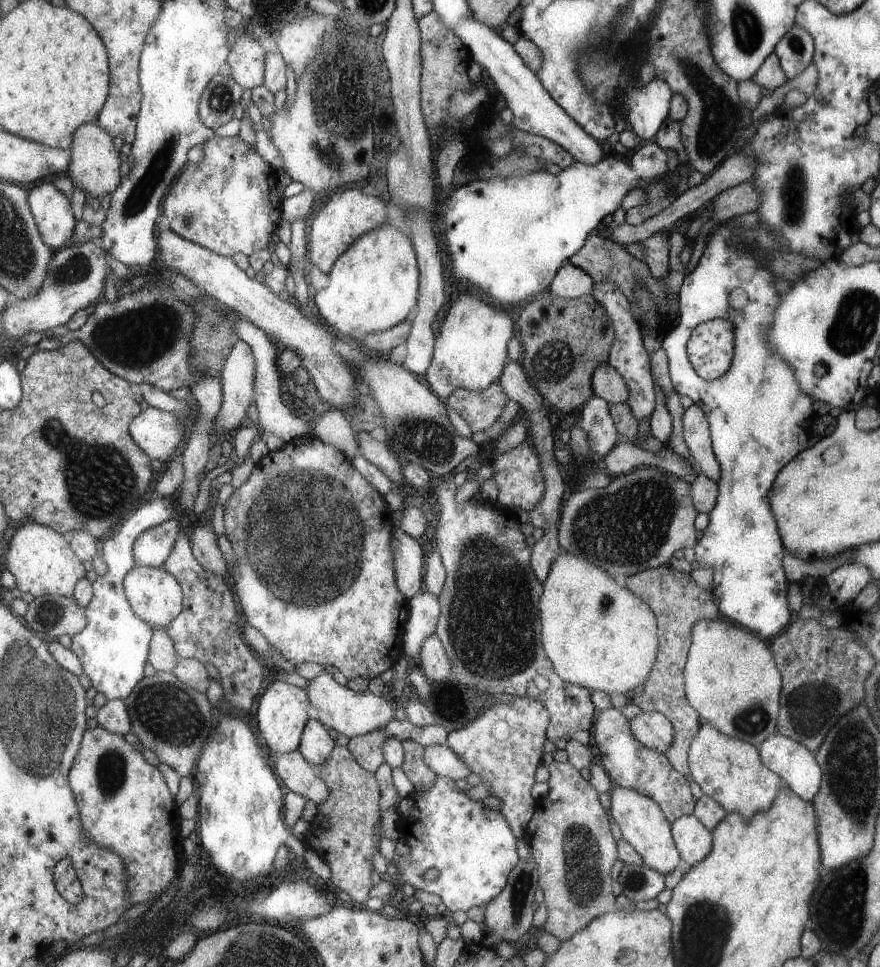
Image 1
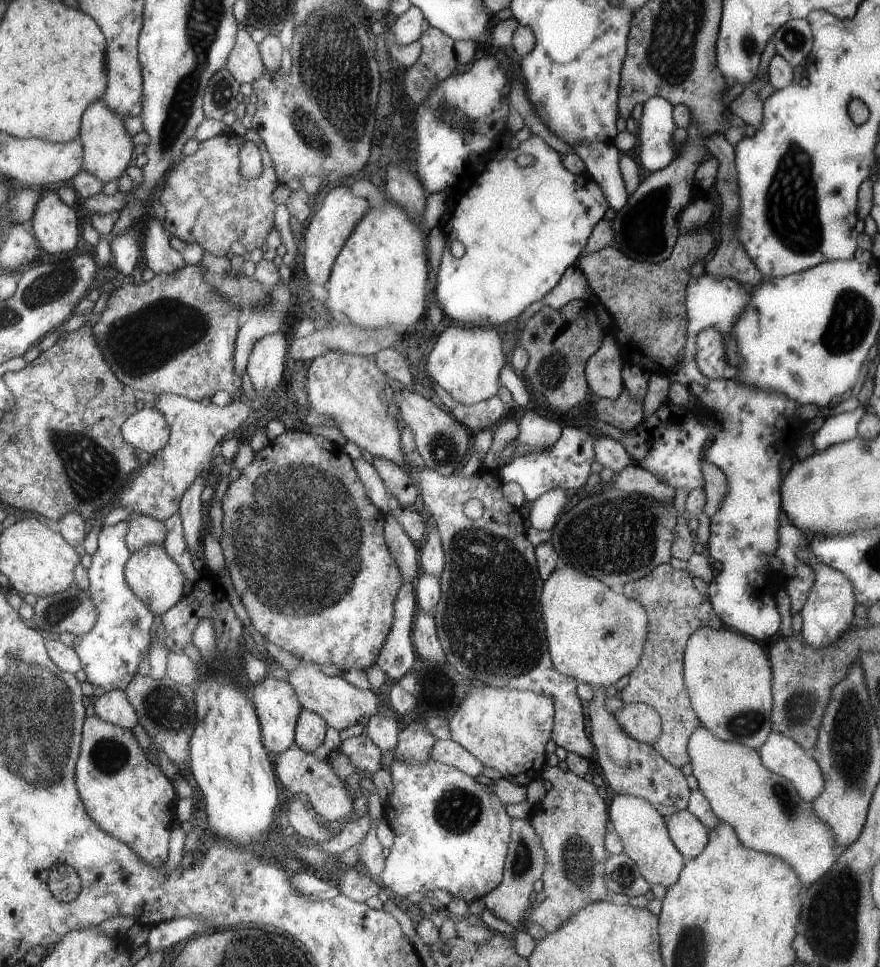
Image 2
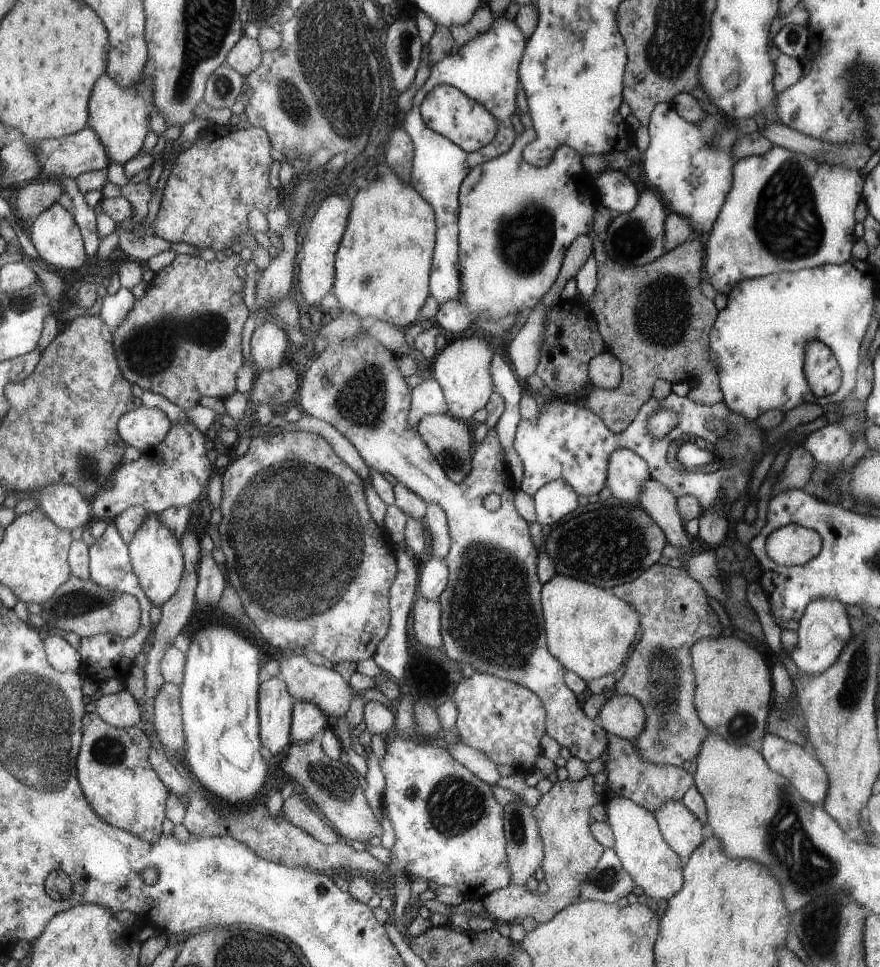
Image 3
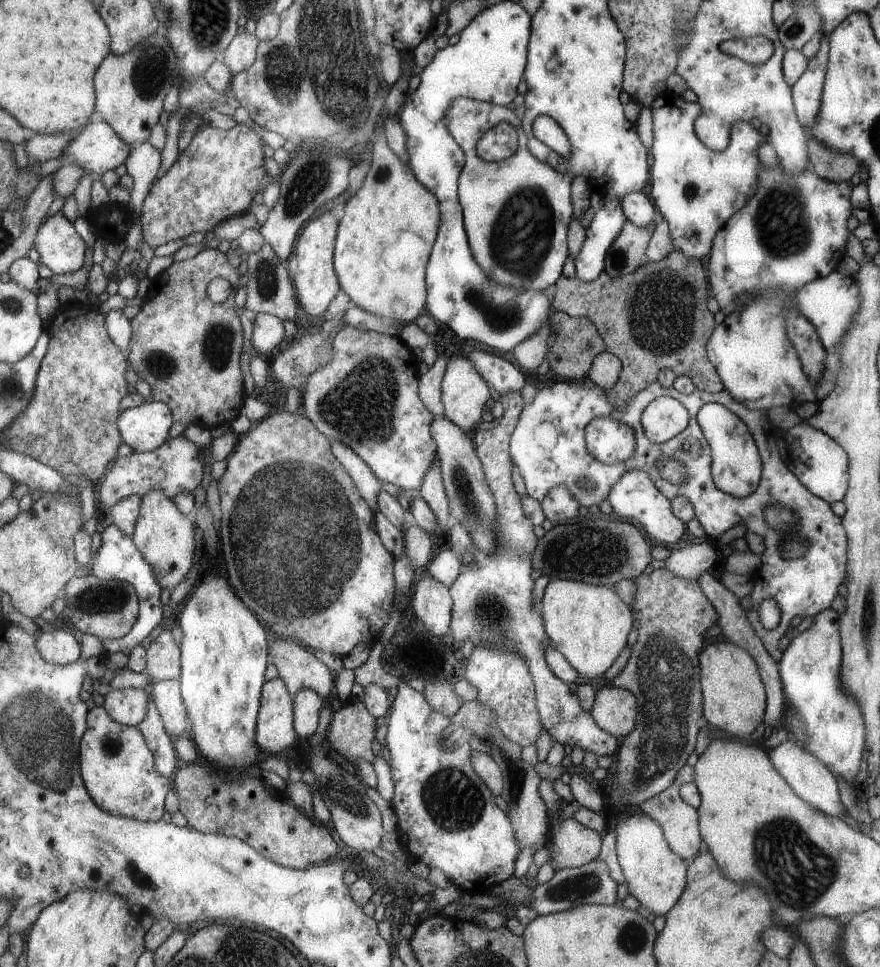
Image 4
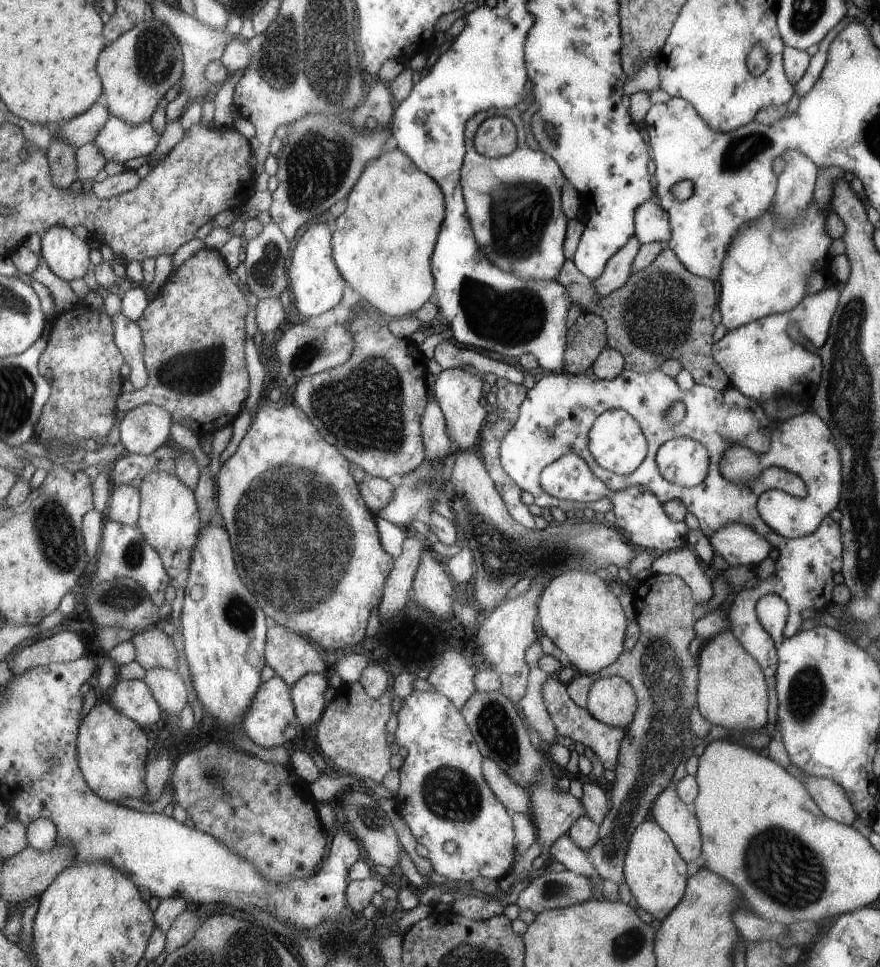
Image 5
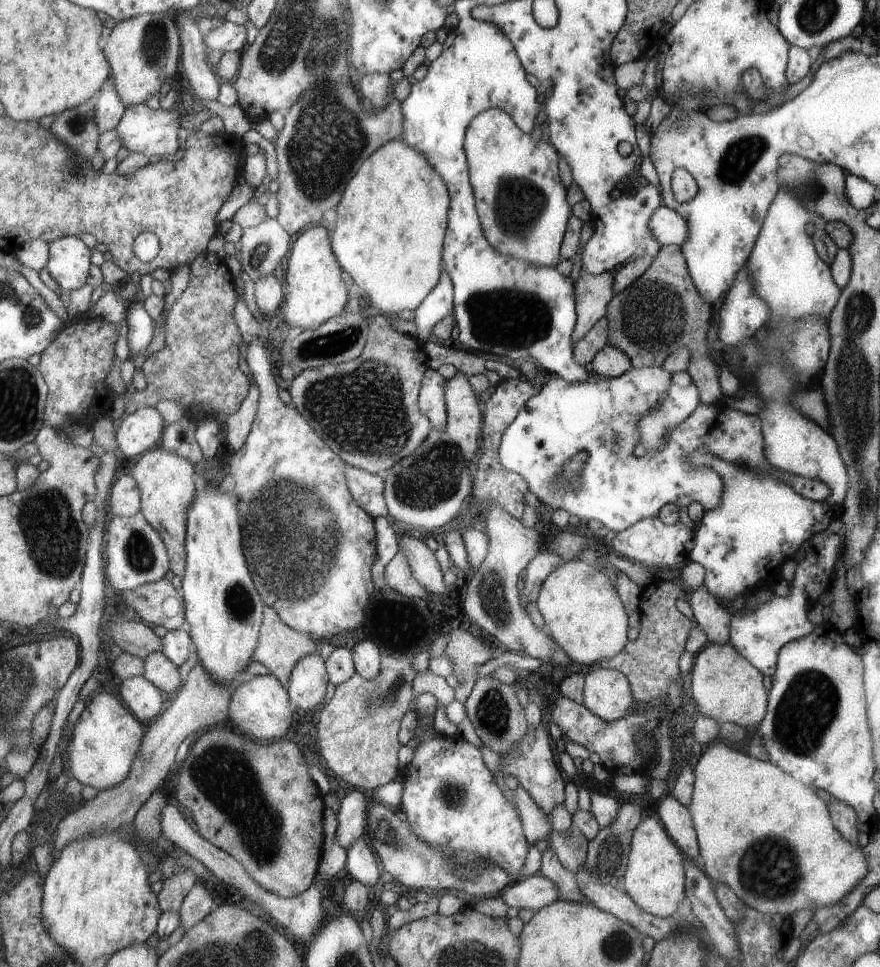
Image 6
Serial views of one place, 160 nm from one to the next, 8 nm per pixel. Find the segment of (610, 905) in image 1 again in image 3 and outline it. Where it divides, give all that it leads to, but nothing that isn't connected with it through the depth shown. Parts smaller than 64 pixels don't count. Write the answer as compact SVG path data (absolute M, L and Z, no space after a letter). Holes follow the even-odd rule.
M586 775L579 782L553 779L551 789L539 798L531 814L535 823L539 824L539 831L543 840L543 867L541 877L547 885L545 894L536 894L528 891L526 886L517 886L510 882L505 888L499 888L482 897L483 916L487 916L495 923L503 922L507 925L520 924L523 918L533 918L536 923L547 922L559 910L577 902L577 884L587 876L587 872L599 860L604 847L596 842L589 832L589 808L596 805L597 796L593 792L593 777Z

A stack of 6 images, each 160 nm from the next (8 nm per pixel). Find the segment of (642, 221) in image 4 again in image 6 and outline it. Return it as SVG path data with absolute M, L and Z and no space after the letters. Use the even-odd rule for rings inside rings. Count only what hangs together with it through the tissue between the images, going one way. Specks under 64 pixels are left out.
M659 206L650 220L651 234L658 239L661 247L674 245L682 247L690 237L690 224L675 210Z

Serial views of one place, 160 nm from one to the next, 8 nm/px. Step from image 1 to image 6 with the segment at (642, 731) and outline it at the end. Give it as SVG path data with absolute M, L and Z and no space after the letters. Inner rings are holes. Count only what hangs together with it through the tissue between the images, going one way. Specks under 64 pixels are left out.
M595 666L584 675L582 705L603 721L617 721L633 702L628 681L618 671Z

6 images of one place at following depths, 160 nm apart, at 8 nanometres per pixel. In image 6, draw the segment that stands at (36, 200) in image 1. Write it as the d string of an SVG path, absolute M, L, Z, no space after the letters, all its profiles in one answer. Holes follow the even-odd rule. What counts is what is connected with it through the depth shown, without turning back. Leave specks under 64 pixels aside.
M77 236L59 238L51 243L48 272L66 293L87 284L92 264L92 249Z

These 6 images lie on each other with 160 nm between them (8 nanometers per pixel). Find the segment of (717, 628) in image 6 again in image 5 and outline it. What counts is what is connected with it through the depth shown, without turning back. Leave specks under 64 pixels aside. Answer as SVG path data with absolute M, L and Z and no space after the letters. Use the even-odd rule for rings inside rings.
M683 547L656 555L649 566L650 572L678 576L691 589L697 606L703 606L712 595L712 582L705 573L702 561L689 549Z

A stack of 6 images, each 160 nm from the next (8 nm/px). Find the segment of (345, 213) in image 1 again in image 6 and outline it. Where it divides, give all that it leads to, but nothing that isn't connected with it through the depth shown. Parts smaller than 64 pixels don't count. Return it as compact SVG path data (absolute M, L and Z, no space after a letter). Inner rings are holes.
M311 226L303 230L293 243L290 251L286 277L283 279L285 299L282 313L284 322L291 328L315 330L325 320L340 314L349 298L349 287L341 278L341 268L335 259L334 250L329 246L329 236L325 228Z

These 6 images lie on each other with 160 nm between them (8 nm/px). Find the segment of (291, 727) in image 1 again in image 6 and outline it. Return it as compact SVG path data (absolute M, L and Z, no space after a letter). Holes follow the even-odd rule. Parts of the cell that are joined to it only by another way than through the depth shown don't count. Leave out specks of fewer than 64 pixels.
M269 674L254 676L249 682L235 686L229 706L228 725L250 738L268 742L287 736L293 722L291 698L279 678Z

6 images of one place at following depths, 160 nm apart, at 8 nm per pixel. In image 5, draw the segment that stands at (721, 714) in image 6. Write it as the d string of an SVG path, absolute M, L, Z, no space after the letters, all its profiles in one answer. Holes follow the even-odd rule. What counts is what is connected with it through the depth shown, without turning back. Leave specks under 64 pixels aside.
M731 630L712 636L697 657L698 681L696 707L705 720L739 732L751 732L765 727L767 716L767 686L759 663L742 647Z

